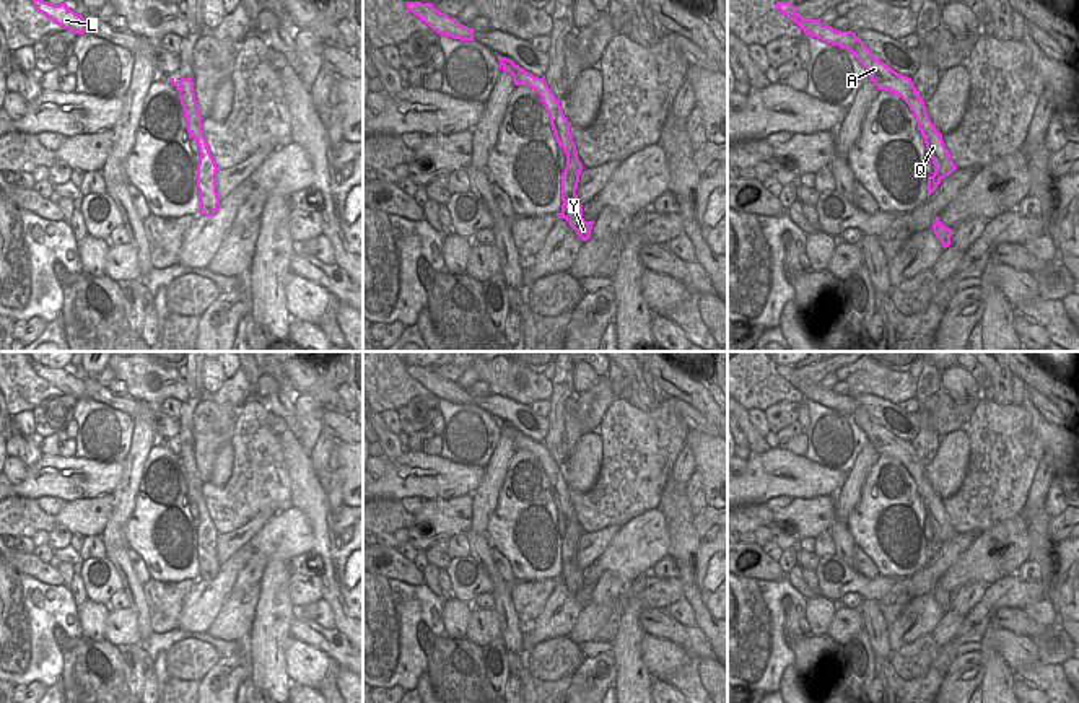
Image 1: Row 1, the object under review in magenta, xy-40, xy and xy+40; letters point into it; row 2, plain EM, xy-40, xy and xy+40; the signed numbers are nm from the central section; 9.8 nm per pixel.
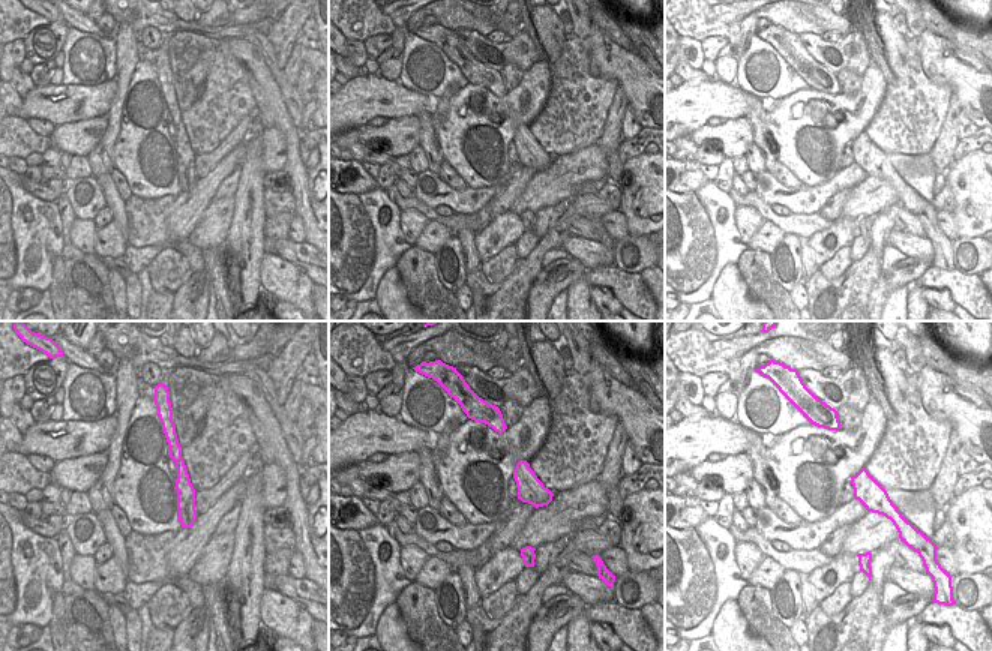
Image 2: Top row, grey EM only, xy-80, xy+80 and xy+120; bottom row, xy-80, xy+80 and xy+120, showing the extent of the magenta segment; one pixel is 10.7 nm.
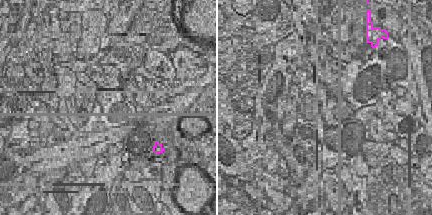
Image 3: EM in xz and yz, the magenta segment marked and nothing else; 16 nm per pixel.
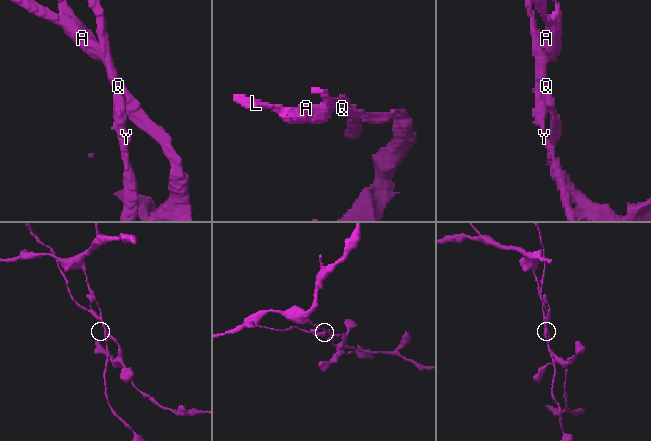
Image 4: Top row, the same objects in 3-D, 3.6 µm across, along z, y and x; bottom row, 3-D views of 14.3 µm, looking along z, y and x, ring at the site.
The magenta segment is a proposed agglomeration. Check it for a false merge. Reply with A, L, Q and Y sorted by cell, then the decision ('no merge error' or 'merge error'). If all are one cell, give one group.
A L Q / Y | merge error

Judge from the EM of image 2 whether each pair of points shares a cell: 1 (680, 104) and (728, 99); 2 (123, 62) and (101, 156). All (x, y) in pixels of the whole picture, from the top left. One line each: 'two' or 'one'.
1: one
2: one

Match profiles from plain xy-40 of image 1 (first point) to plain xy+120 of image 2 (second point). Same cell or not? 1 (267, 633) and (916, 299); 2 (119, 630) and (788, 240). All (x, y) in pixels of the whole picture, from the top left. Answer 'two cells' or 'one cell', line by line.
1: one cell
2: two cells

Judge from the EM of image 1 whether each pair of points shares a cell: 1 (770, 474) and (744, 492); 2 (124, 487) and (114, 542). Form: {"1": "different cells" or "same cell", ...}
{"1": "same cell", "2": "same cell"}

